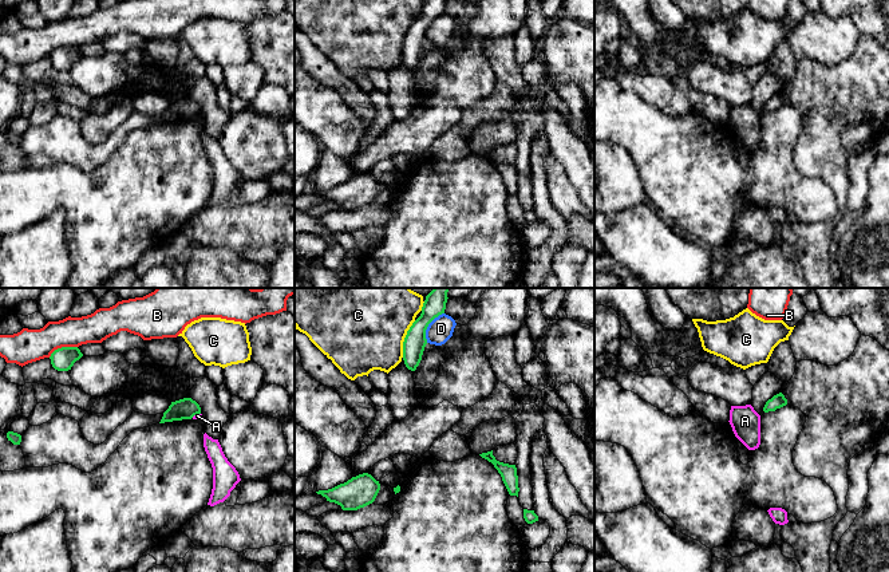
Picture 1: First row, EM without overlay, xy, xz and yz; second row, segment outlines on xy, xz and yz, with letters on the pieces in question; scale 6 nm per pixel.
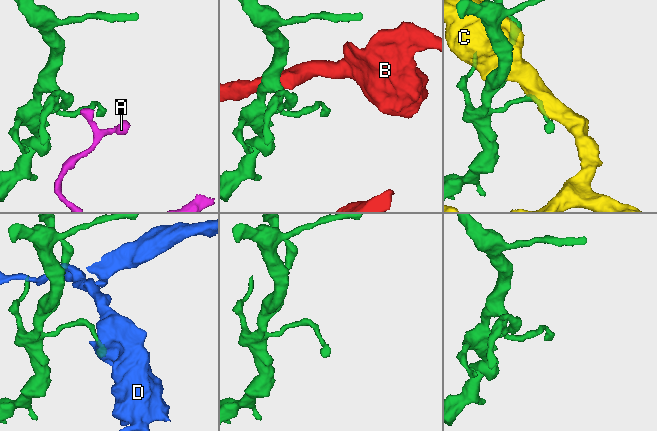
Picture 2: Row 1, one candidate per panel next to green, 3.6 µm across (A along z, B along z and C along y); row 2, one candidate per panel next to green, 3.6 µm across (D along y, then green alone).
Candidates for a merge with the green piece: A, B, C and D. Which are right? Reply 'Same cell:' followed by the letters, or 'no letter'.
Same cell: no letter

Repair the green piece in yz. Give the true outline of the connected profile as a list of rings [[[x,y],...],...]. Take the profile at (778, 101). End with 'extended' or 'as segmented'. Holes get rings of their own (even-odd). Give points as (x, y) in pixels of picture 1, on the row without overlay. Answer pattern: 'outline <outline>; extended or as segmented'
outline [[[779,92],[766,102],[763,111],[764,113],[775,111],[777,109],[781,109],[786,104],[787,104],[787,99],[782,92]]]; as segmented

